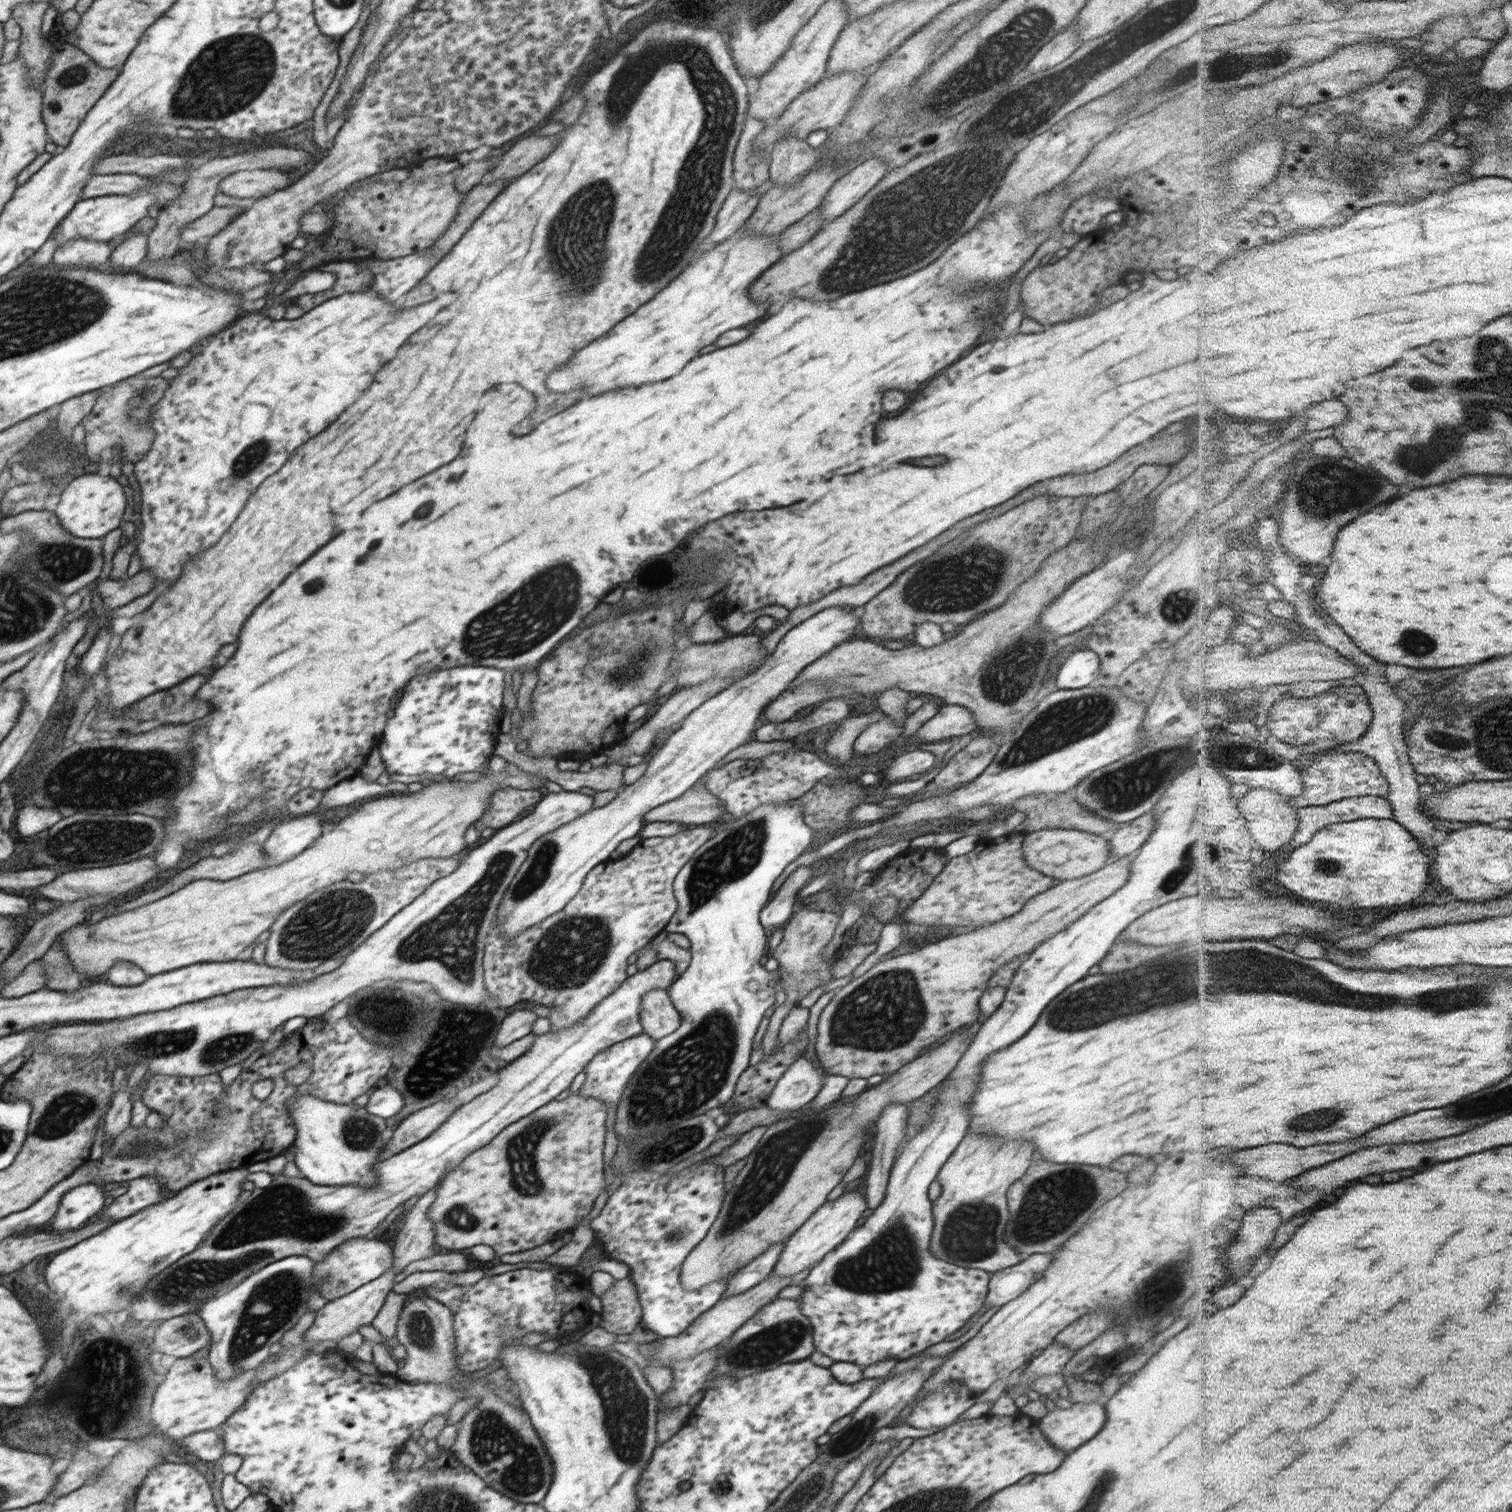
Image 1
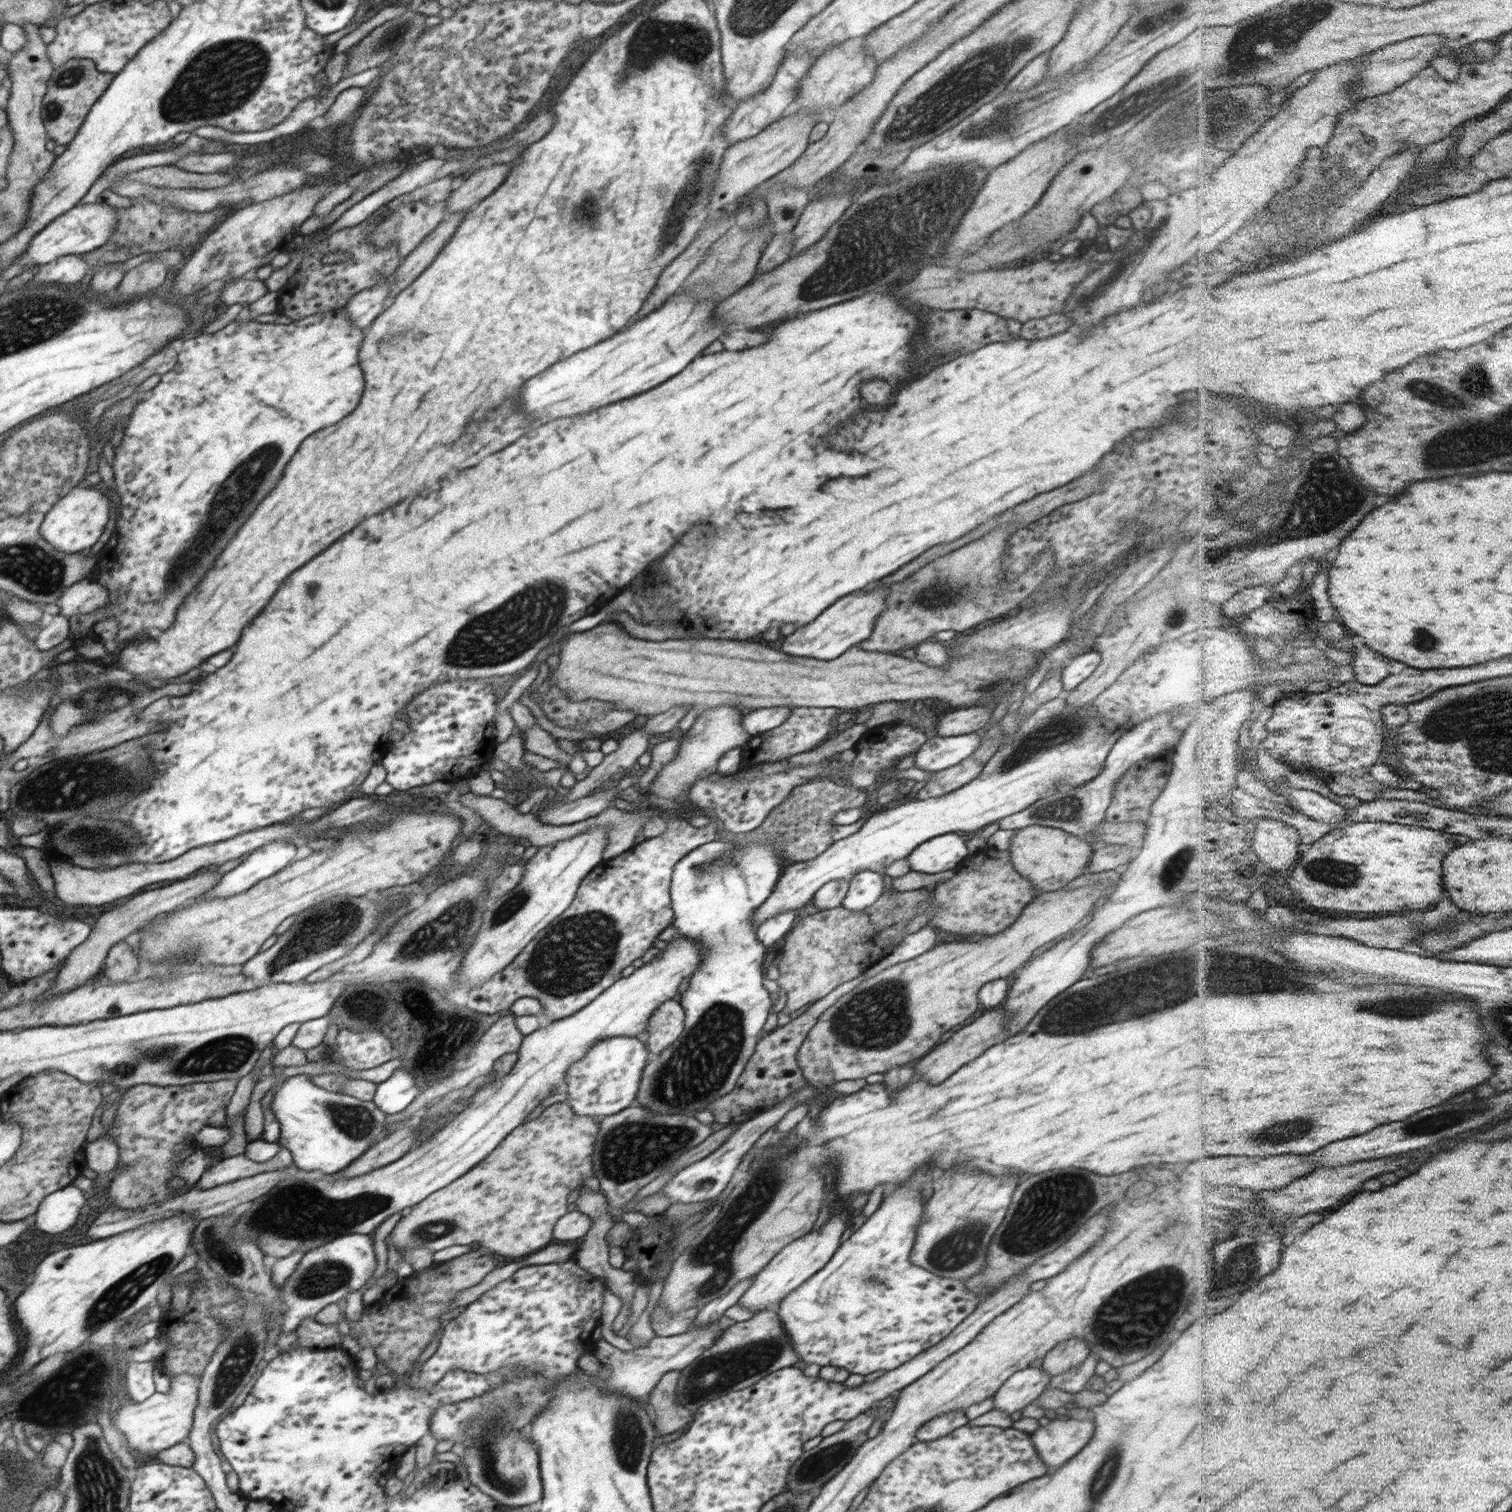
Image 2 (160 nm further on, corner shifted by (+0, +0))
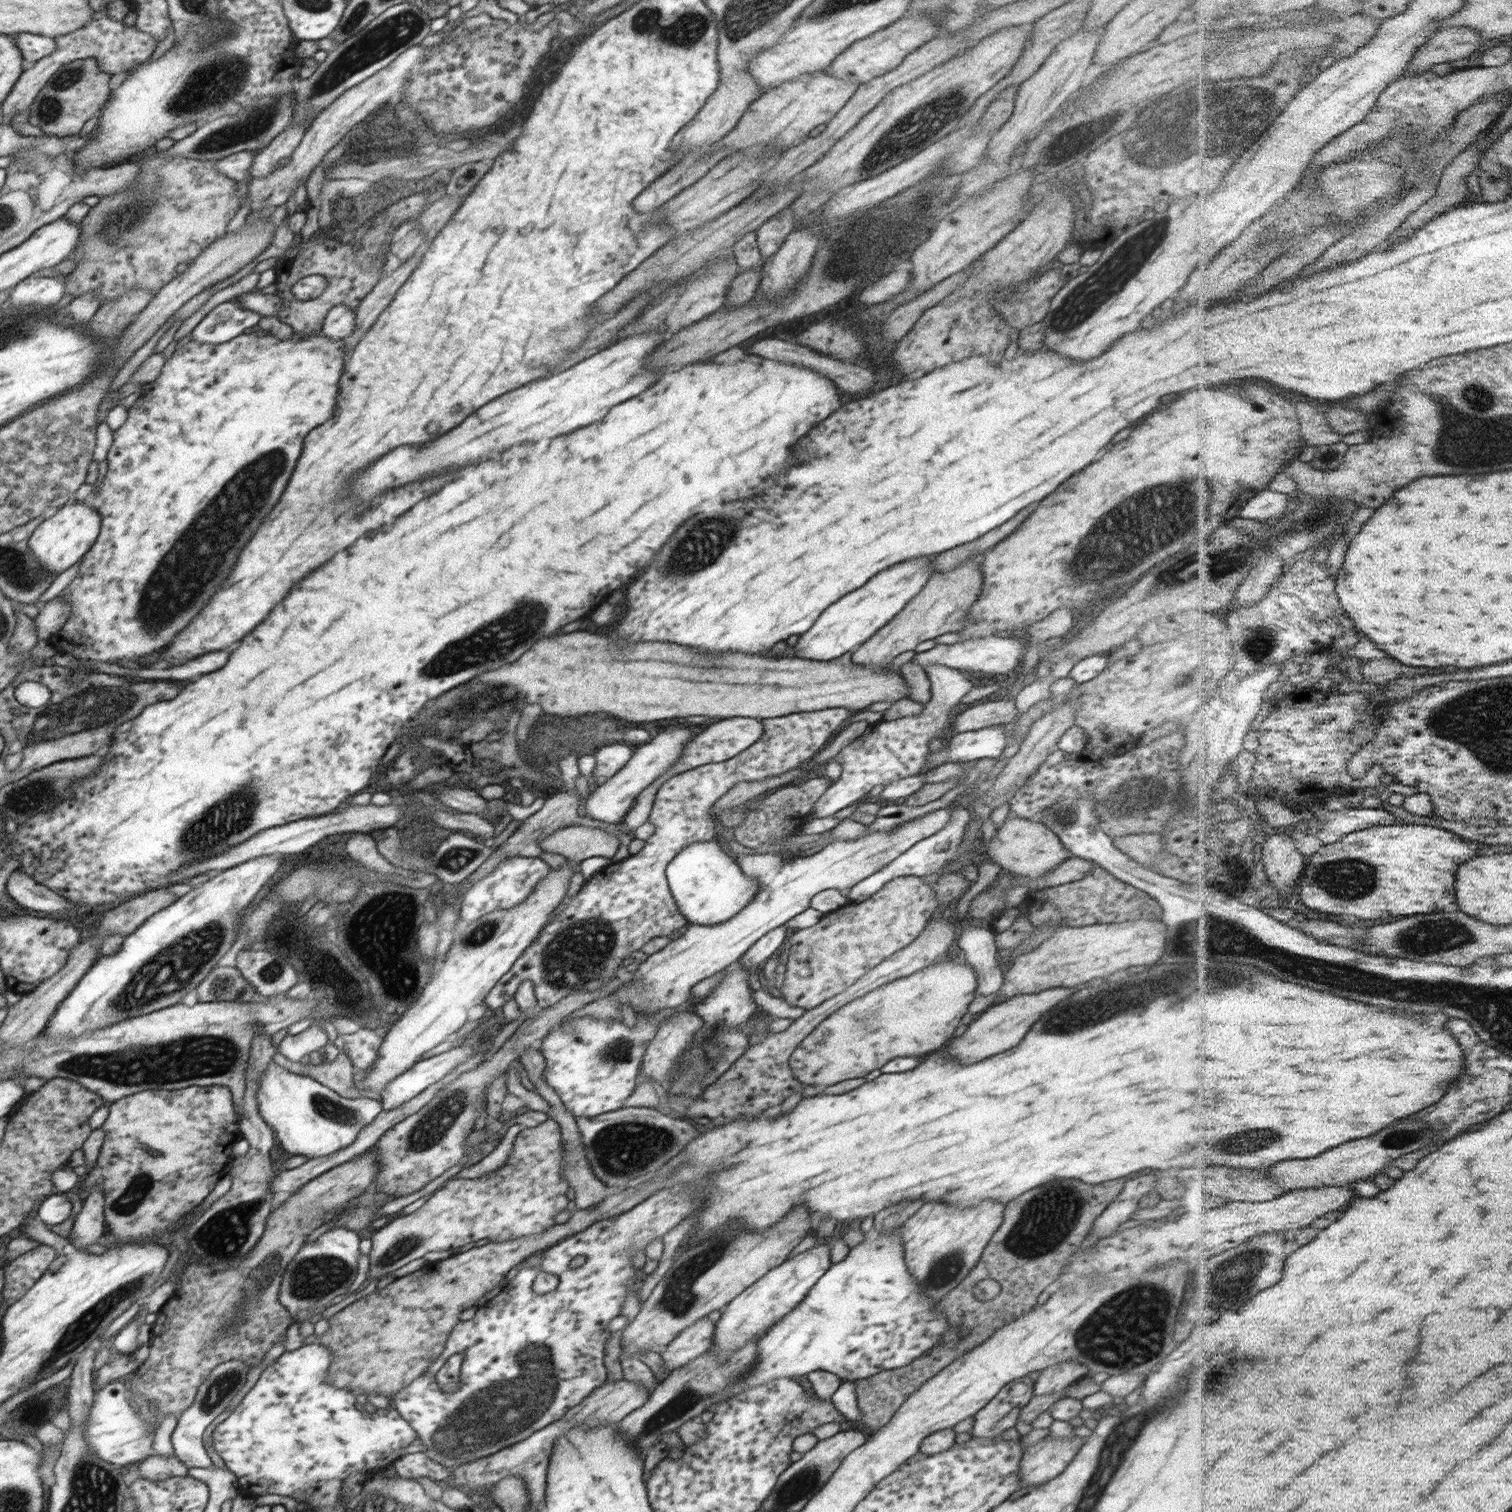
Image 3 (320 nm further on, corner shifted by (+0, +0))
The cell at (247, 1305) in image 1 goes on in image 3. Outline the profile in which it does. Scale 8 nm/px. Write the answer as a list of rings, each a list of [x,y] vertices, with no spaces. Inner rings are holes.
[[[228,1360],[214,1367],[212,1374],[199,1386],[192,1404],[177,1419],[177,1425],[171,1434],[173,1454],[182,1465],[190,1468],[210,1468],[214,1466],[206,1448],[202,1434],[212,1424],[212,1420],[222,1414],[234,1396],[246,1386],[246,1376],[250,1371],[243,1360]]]

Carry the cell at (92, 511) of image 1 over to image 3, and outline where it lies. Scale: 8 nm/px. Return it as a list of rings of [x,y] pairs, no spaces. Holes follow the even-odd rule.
[[[72,500],[60,507],[52,517],[44,518],[29,538],[30,551],[34,553],[36,561],[49,574],[62,574],[64,570],[72,568],[86,552],[90,552],[102,528],[100,513],[94,511],[87,502],[77,503]]]

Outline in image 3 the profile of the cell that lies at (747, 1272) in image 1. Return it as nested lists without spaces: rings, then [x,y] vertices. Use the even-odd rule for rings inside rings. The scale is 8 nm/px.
[[[707,1316],[698,1320],[685,1328],[674,1340],[666,1345],[666,1351],[661,1352],[663,1360],[663,1371],[672,1372],[686,1366],[691,1360],[698,1358],[704,1354],[713,1344],[713,1336],[715,1333],[715,1323],[712,1323]]]

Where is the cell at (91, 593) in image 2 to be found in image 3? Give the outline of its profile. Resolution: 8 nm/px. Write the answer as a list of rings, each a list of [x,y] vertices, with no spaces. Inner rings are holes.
[[[61,594],[47,603],[43,603],[38,615],[34,618],[39,640],[47,640],[58,633],[58,630],[61,630],[62,626],[66,624],[66,620],[70,618],[70,613],[71,606],[69,606],[69,602],[65,602],[65,598]]]

